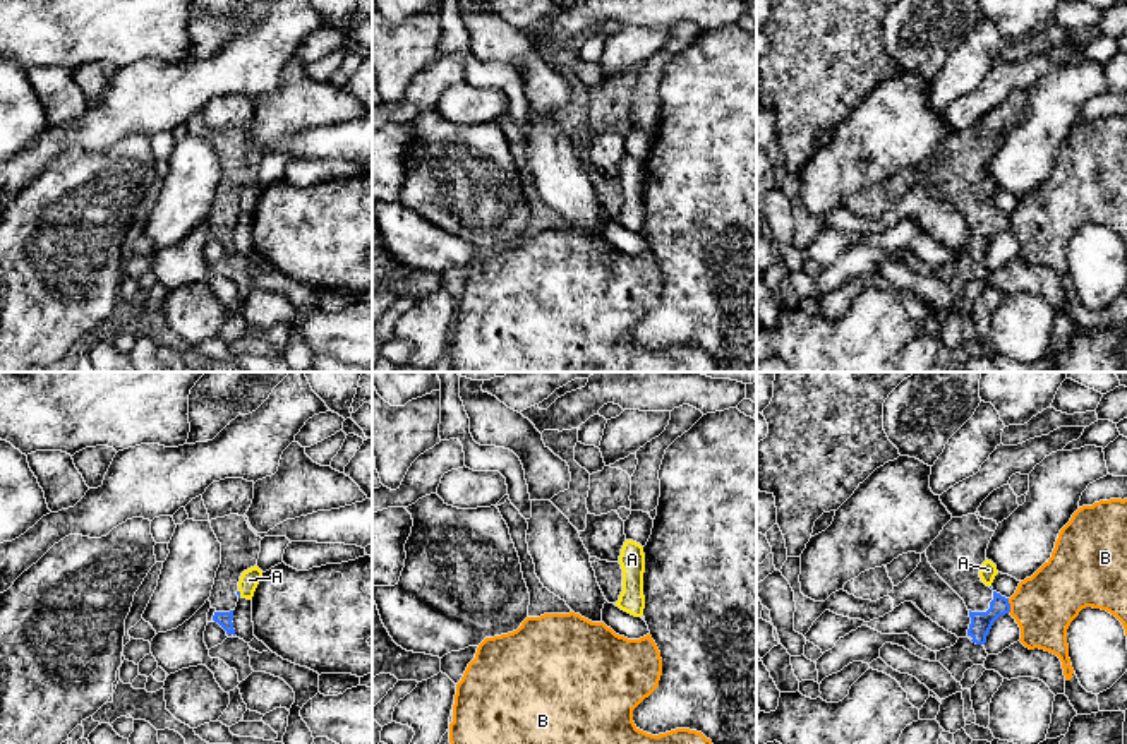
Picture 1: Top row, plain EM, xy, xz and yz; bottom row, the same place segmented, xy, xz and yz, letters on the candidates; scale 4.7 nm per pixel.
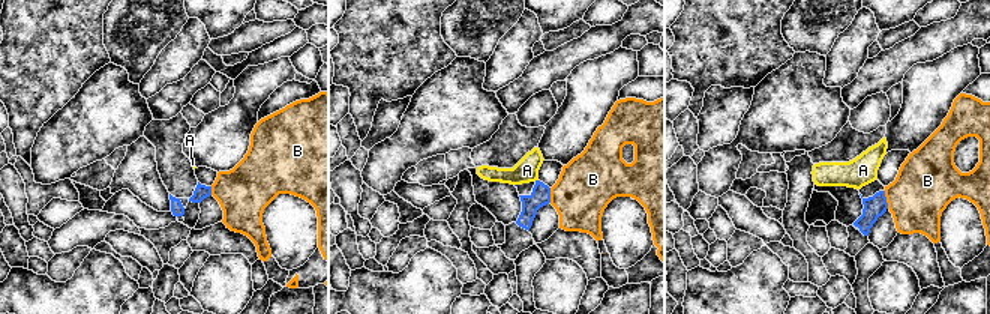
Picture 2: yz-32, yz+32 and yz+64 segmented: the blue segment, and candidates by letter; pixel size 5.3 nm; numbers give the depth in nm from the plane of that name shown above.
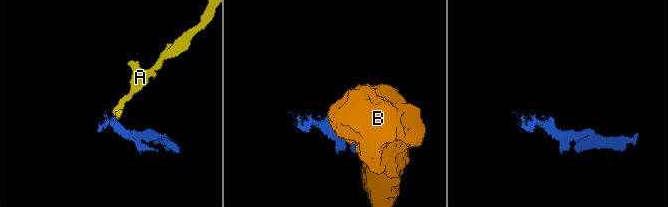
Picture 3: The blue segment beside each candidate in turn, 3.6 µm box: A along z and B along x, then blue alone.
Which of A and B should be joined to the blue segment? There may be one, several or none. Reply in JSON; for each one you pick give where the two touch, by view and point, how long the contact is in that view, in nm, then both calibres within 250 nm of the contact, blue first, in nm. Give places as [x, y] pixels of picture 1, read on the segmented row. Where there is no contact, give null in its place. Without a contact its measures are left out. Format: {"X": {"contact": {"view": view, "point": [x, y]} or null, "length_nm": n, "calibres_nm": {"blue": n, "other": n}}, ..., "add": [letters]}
{"B": {"contact": {"view": "yz", "point": [1009, 606]}, "length_nm": 70, "calibres_nm": {"blue": 100, "other": 300}}, "add": ["B"]}

